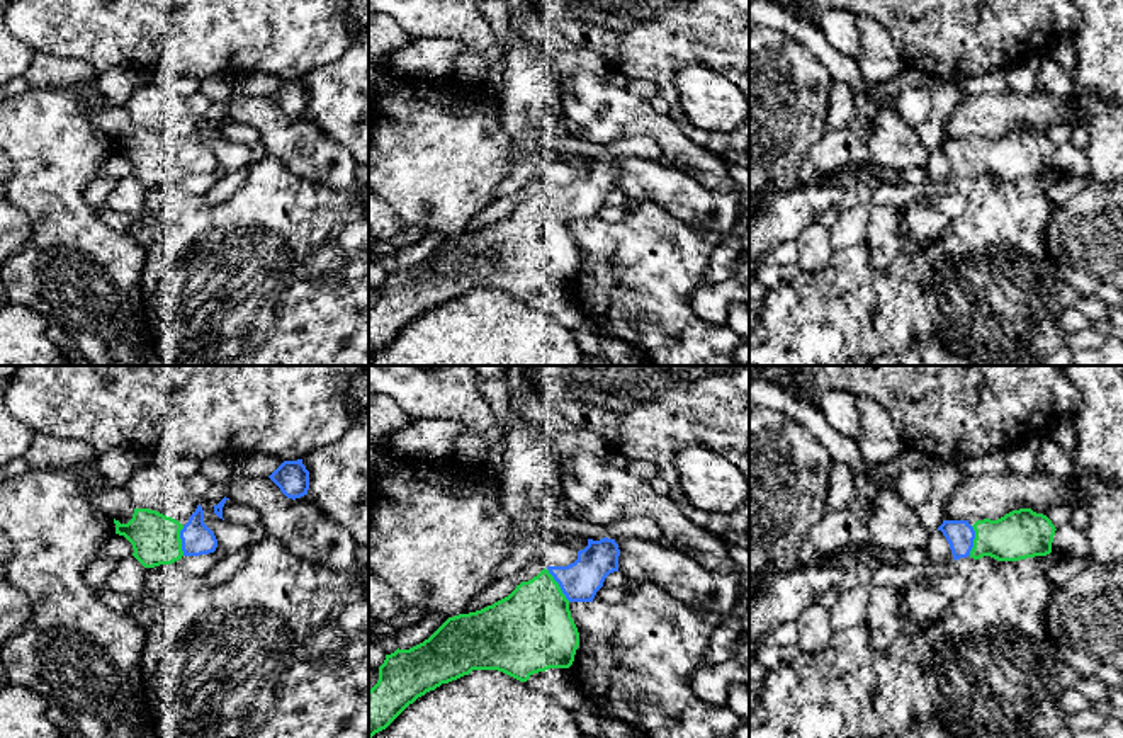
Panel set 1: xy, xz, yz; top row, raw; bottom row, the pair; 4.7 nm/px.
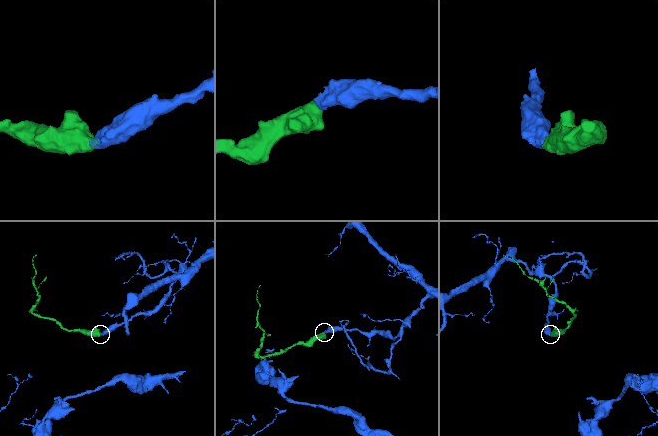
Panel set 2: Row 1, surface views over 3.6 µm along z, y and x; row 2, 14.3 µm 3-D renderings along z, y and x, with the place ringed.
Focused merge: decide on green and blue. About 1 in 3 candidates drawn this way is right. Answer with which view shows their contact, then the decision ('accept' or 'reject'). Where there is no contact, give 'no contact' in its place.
xz | accept

